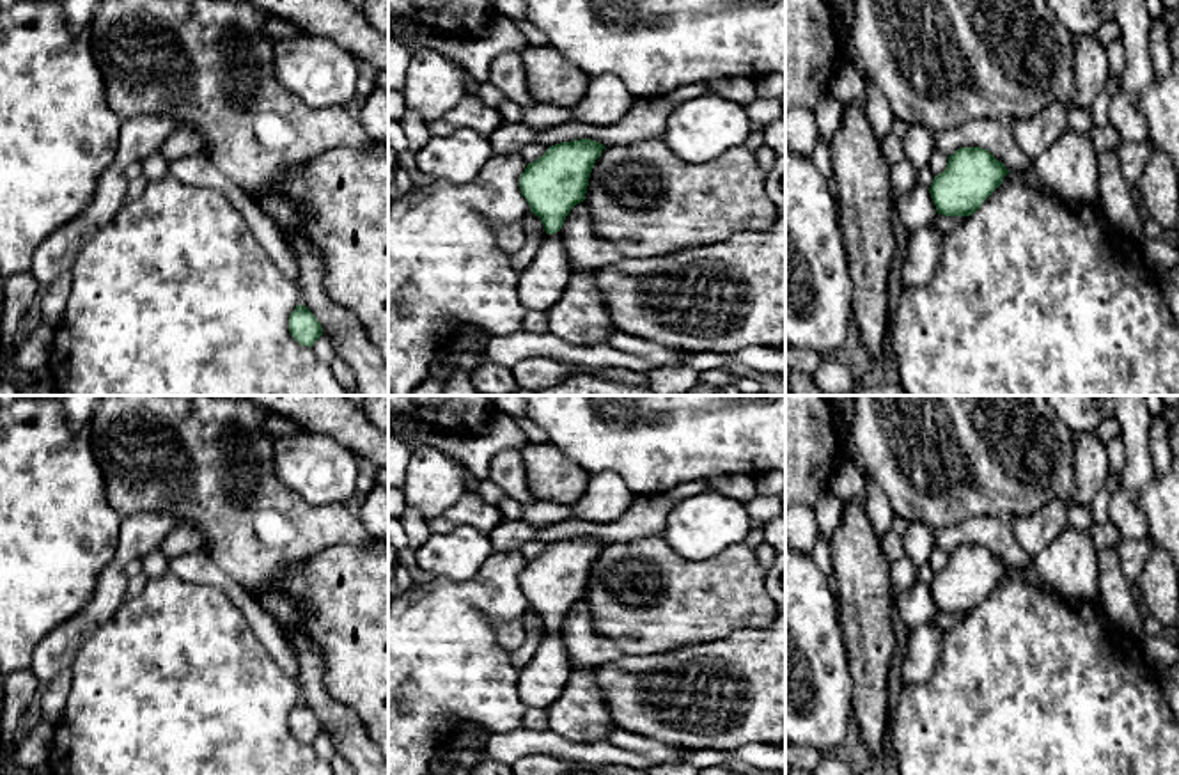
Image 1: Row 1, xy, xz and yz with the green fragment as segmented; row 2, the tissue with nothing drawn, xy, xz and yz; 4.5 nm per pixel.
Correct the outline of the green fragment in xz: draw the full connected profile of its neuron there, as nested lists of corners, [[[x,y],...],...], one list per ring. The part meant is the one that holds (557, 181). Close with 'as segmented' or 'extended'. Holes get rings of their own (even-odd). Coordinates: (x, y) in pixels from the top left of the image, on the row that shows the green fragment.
[[[590,140],[560,142],[528,163],[519,177],[521,195],[541,218],[546,238],[530,266],[519,275],[519,303],[548,312],[571,280],[569,255],[557,234],[569,211],[585,200],[589,177],[605,145]]]; extended

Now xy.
[[[296,305],[296,309],[291,312],[289,332],[294,341],[308,348],[312,348],[314,342],[323,335],[321,323],[305,305]]]; as segmented

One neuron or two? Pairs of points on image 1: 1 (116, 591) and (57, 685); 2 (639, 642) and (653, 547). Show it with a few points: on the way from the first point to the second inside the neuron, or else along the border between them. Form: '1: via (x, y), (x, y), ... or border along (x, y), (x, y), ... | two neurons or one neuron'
1: border along (70, 665), (43, 687) | two neurons
2: via (642, 619), (669, 591), (653, 570) | one neuron

